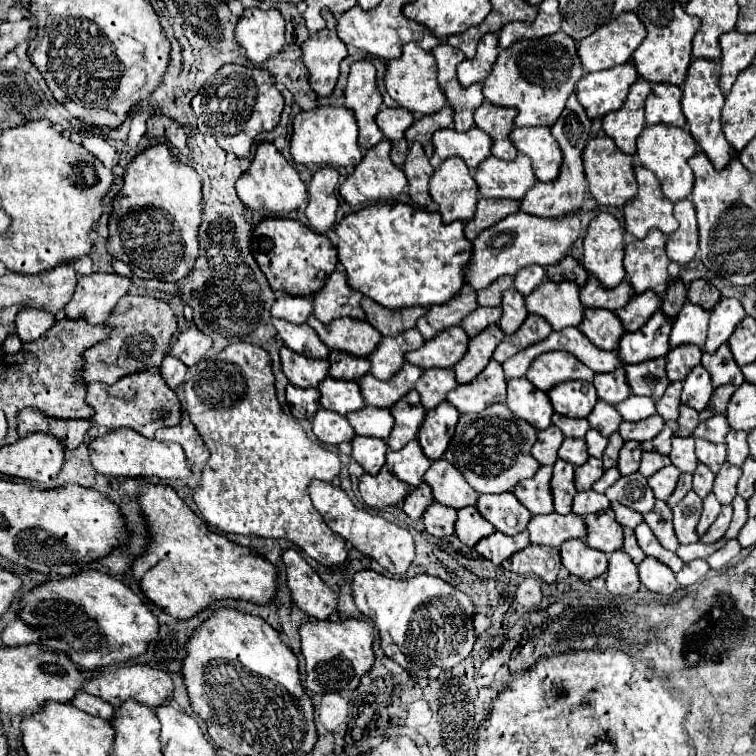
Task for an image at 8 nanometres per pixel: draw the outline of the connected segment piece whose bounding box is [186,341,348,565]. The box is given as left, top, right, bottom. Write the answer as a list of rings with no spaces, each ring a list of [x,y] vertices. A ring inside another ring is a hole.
[[[238,341],[230,343],[218,355],[198,361],[186,377],[186,409],[190,421],[210,449],[202,481],[192,495],[208,525],[226,533],[288,539],[322,565],[340,565],[346,561],[344,539],[324,523],[306,491],[312,479],[332,481],[340,471],[340,459],[336,453],[308,439],[298,421],[282,411],[274,387],[272,359],[262,347]]]

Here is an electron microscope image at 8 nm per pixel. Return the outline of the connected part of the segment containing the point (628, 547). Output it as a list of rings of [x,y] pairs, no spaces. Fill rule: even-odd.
[[[624,529],[624,551],[632,557],[632,561],[638,565],[646,555],[644,555],[644,551],[640,549],[640,545],[638,545],[638,541],[636,541],[636,537],[634,537],[634,531],[632,529]]]

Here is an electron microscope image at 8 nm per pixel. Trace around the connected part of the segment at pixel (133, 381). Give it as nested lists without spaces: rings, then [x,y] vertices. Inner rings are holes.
[[[144,369],[140,373],[132,373],[128,377],[122,377],[114,385],[104,383],[92,383],[88,385],[86,403],[94,407],[92,421],[106,429],[118,429],[118,427],[130,427],[138,431],[140,435],[152,439],[154,431],[160,427],[174,427],[180,423],[182,407],[172,389],[168,389],[160,369]]]

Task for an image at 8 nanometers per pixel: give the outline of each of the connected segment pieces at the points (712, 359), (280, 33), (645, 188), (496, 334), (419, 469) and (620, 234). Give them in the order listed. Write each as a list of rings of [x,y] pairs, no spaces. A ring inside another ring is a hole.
[[[720,345],[716,353],[702,353],[702,365],[708,369],[714,387],[720,387],[726,383],[732,383],[732,385],[744,383],[744,375],[736,365],[728,345]]]
[[[244,9],[236,23],[236,41],[246,49],[250,63],[260,65],[284,47],[284,17],[278,9]]]
[[[640,163],[634,165],[634,175],[638,181],[638,193],[624,207],[626,231],[638,239],[644,239],[650,229],[660,229],[670,235],[678,229],[678,221],[672,215],[672,203],[660,191],[656,175],[644,169]]]
[[[488,325],[482,333],[470,339],[468,353],[456,363],[456,381],[458,383],[470,383],[476,379],[476,375],[488,365],[494,349],[504,339],[504,333],[498,325]]]
[[[412,439],[400,451],[388,451],[386,465],[400,481],[418,487],[420,483],[424,483],[424,473],[428,471],[432,461],[422,453],[418,439]]]
[[[600,213],[588,225],[584,237],[582,265],[590,275],[596,275],[606,287],[616,287],[624,281],[624,229],[610,213]]]

